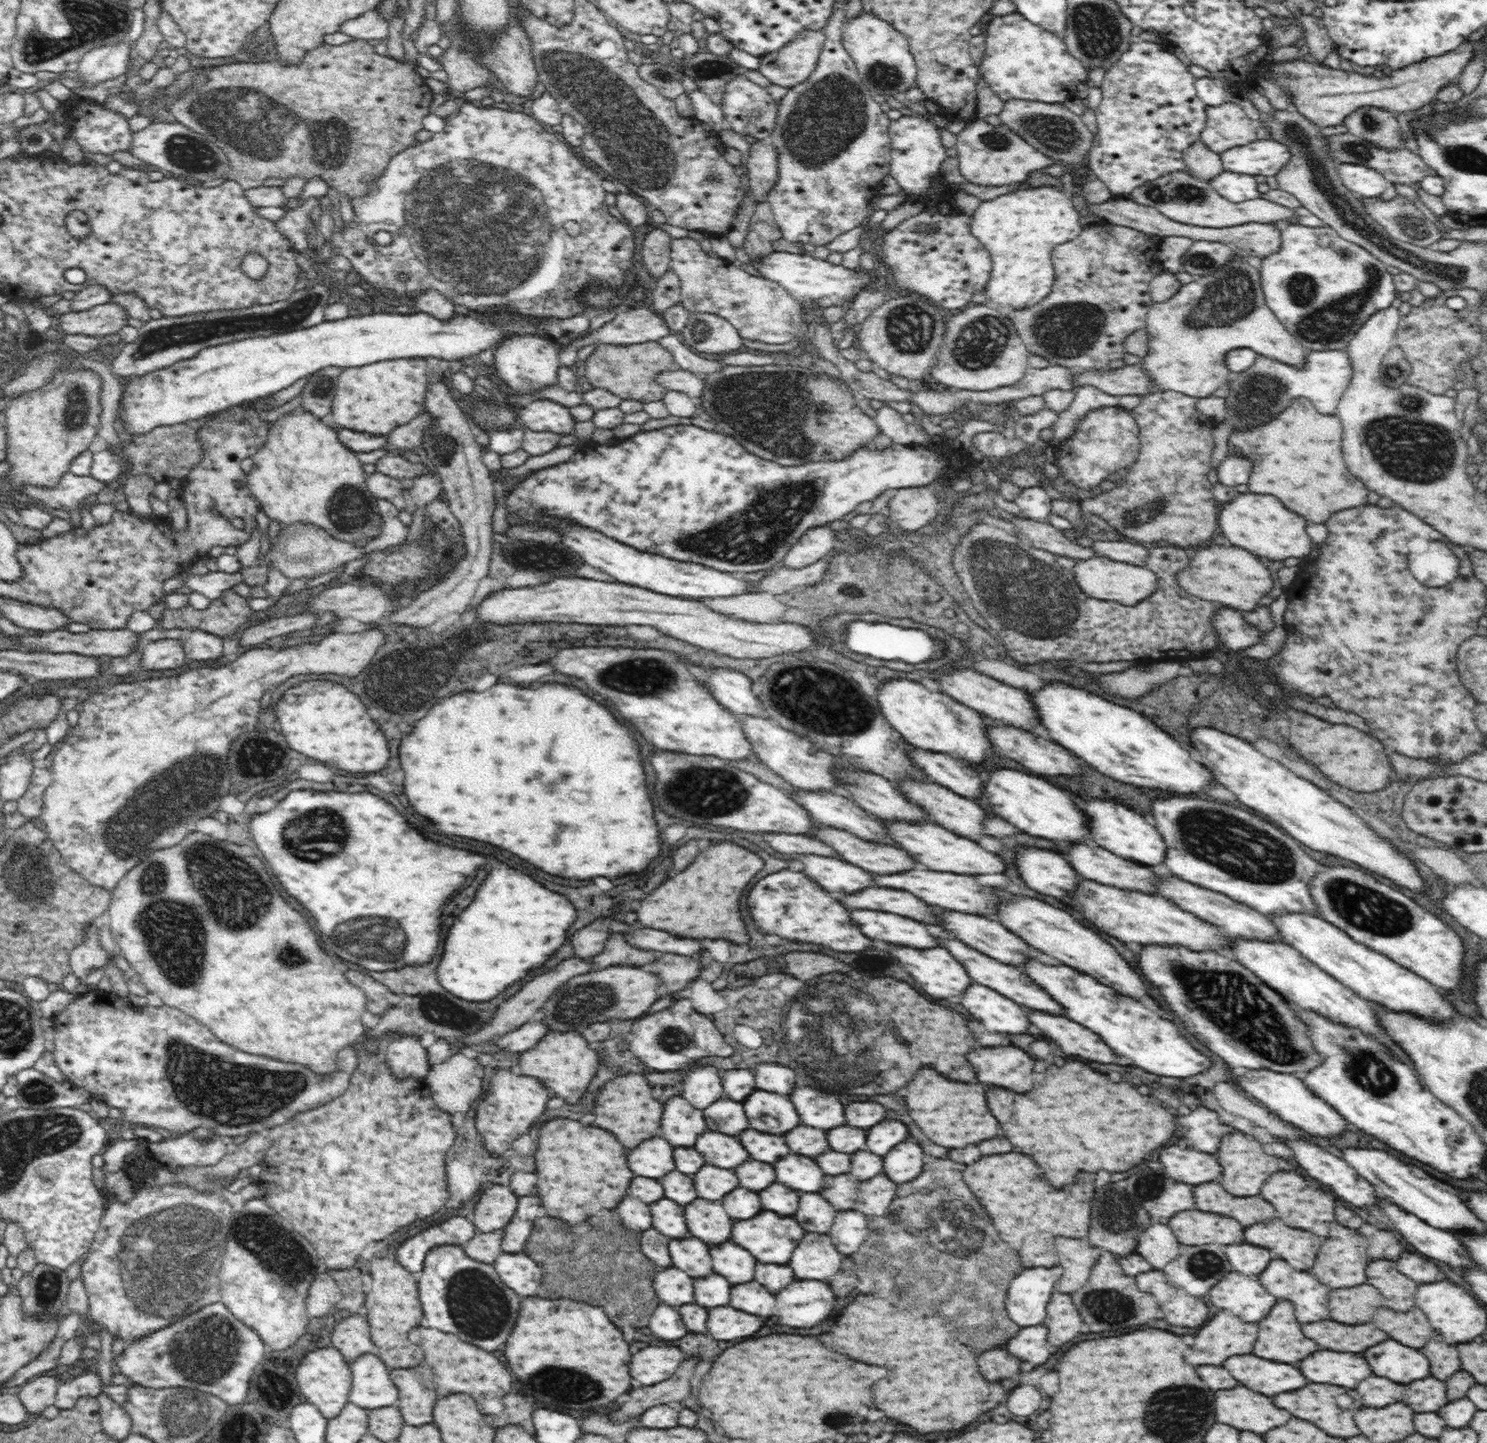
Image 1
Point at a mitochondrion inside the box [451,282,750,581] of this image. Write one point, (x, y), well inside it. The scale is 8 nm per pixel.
(533, 558)

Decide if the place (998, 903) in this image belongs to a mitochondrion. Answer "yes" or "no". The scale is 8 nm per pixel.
no

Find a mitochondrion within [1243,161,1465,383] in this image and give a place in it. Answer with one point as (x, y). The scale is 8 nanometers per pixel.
(1324, 324)

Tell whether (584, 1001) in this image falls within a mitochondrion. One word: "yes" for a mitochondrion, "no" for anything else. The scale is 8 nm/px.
yes

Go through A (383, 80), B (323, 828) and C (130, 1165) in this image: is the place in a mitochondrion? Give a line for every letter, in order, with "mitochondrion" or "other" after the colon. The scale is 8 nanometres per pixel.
A: other
B: mitochondrion
C: other

